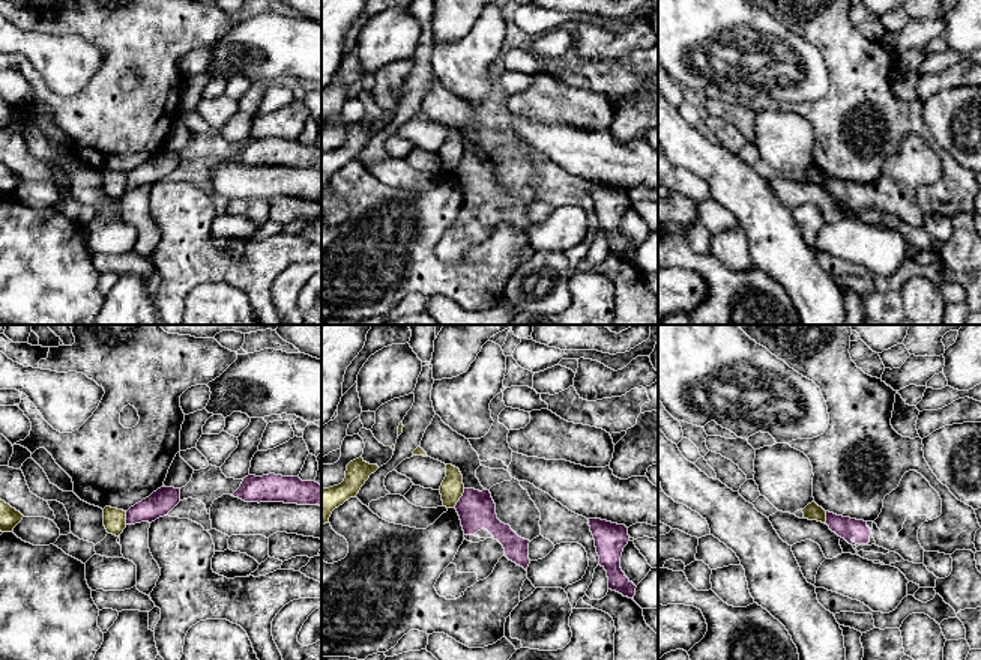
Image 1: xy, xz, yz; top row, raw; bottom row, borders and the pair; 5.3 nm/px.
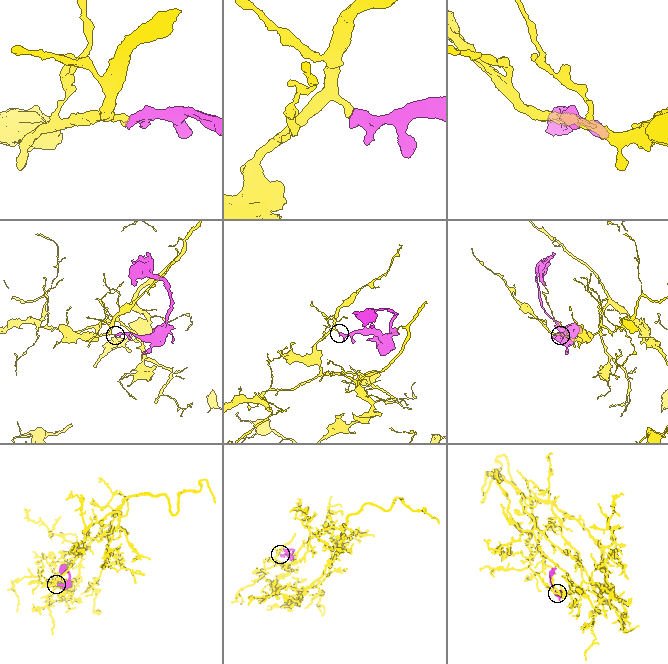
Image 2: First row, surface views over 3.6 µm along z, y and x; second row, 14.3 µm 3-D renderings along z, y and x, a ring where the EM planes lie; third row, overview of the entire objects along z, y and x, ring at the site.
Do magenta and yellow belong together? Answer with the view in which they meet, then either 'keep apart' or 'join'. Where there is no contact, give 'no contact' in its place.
meets magenta in xz; keep apart

